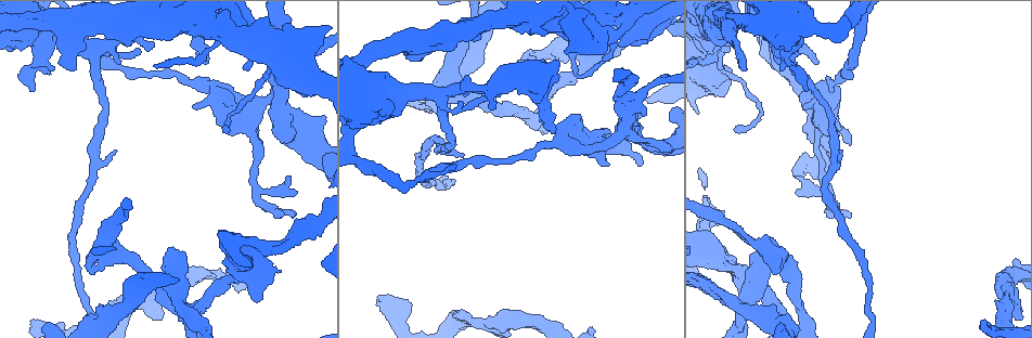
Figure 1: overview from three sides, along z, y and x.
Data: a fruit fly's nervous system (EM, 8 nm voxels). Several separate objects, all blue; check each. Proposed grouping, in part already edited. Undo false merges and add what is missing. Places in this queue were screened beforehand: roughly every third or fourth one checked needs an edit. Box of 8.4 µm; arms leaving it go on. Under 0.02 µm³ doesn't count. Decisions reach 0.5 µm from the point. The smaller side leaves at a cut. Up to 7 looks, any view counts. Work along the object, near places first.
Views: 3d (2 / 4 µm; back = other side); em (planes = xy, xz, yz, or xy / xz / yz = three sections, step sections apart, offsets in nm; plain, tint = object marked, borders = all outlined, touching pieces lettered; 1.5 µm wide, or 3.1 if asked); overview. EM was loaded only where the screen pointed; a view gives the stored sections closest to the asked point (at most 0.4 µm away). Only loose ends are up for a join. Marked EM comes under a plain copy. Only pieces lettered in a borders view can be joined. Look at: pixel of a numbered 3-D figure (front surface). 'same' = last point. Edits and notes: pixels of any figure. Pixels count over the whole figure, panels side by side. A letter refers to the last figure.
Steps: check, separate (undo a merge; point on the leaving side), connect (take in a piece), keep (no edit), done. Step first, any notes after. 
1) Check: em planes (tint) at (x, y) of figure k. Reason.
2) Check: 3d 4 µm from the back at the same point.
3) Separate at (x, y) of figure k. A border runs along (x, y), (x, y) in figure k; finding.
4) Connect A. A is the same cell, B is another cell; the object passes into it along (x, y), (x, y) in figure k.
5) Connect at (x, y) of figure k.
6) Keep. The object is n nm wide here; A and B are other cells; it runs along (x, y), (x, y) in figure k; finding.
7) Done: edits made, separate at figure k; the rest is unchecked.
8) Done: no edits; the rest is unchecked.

Check: em planes (tint) at (792, 285) of figure 1. Narrows sharply.

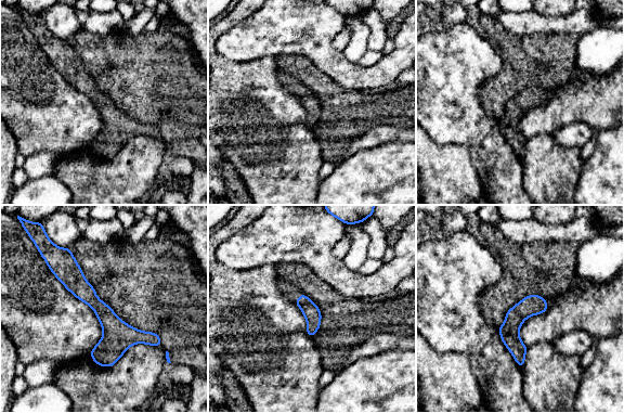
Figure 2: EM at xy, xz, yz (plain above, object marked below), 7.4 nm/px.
Check: em planes (borders) at the same point. What lies round it.

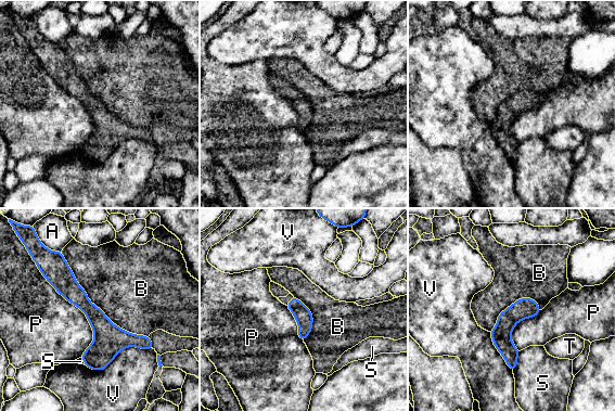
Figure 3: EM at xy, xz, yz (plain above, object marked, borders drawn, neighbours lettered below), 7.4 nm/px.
Keep. A, B, P, S, T and V are other cells; it runs along (54, 262), (118, 339), (149, 346) in figure 3; one cell here.

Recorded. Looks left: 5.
Check: em planes (borders) at (741, 321) of figure 1.

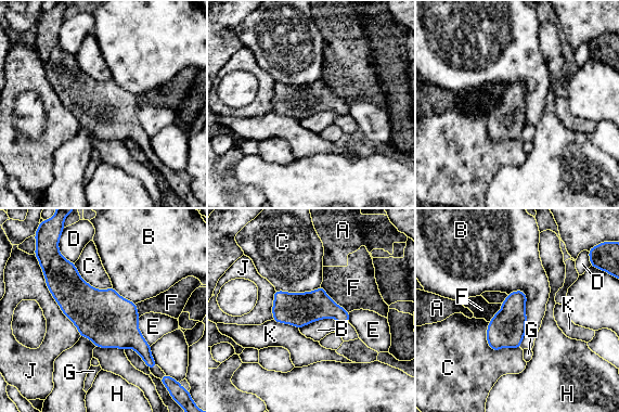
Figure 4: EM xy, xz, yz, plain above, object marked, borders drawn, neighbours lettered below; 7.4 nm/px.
Keep. A, B, C, D, E, F, G, H, J and K are other cells; a border runs along (516, 290), (526, 296), (526, 332) in figure 4; continuous, no second cell.

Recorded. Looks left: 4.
Check: em yz step 8 (borders) at (723, 94) of figure 1. Branch stops here.

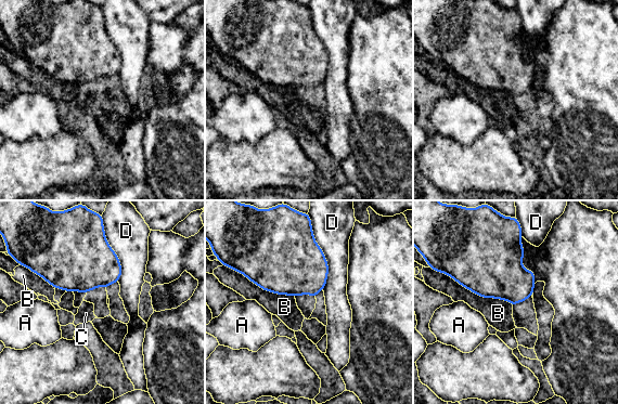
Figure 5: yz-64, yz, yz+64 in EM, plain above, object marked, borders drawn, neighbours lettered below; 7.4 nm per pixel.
Keep. The object is 220 nm wide here; the longest contact is with B, 500 nm; A, B, C and D are other cells; no lettered piece goes on from it.

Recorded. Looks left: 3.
Done: no edits; the rest is unchecked.

